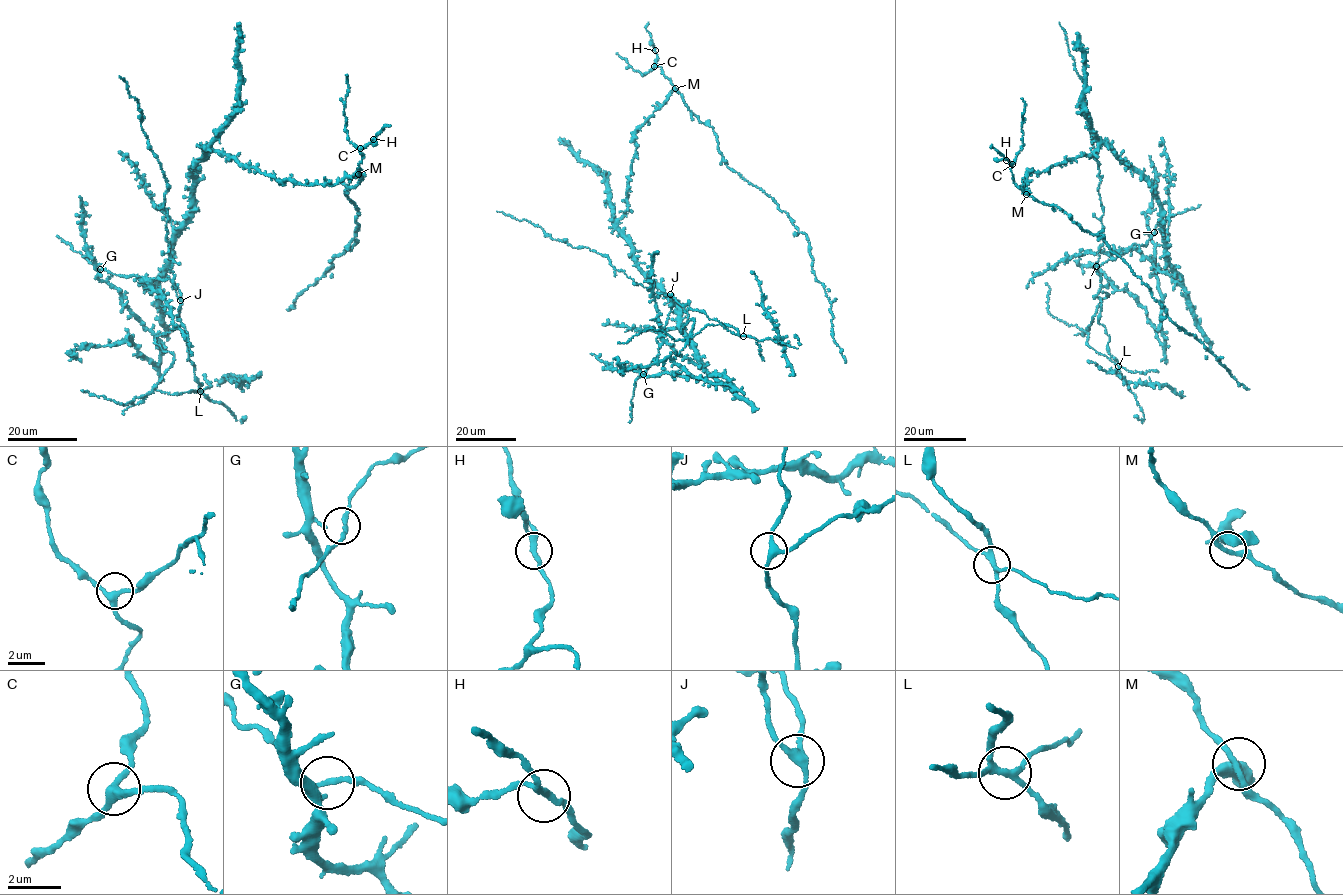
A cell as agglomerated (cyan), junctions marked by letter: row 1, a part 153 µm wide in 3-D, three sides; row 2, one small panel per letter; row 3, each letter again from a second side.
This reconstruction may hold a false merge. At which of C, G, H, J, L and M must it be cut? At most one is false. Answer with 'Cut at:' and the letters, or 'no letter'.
Cut at: L

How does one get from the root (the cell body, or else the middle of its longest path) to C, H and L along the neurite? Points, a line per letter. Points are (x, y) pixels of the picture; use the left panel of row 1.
C: (199, 160), (208, 148), (280, 182), (289, 180), (332, 184), (359, 173), (359, 162), (364, 156), (360, 148)
H: (199, 160), (208, 148), (280, 182), (332, 184), (359, 173), (364, 156), (360, 149), (373, 139)
L: (199, 160), (191, 217), (176, 232), (170, 265), (155, 288), (143, 279), (177, 285), (200, 392)

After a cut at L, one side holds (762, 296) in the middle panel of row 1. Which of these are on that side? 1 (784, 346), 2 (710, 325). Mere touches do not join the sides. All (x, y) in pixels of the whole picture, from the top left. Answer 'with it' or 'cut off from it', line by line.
1: with it
2: cut off from it

